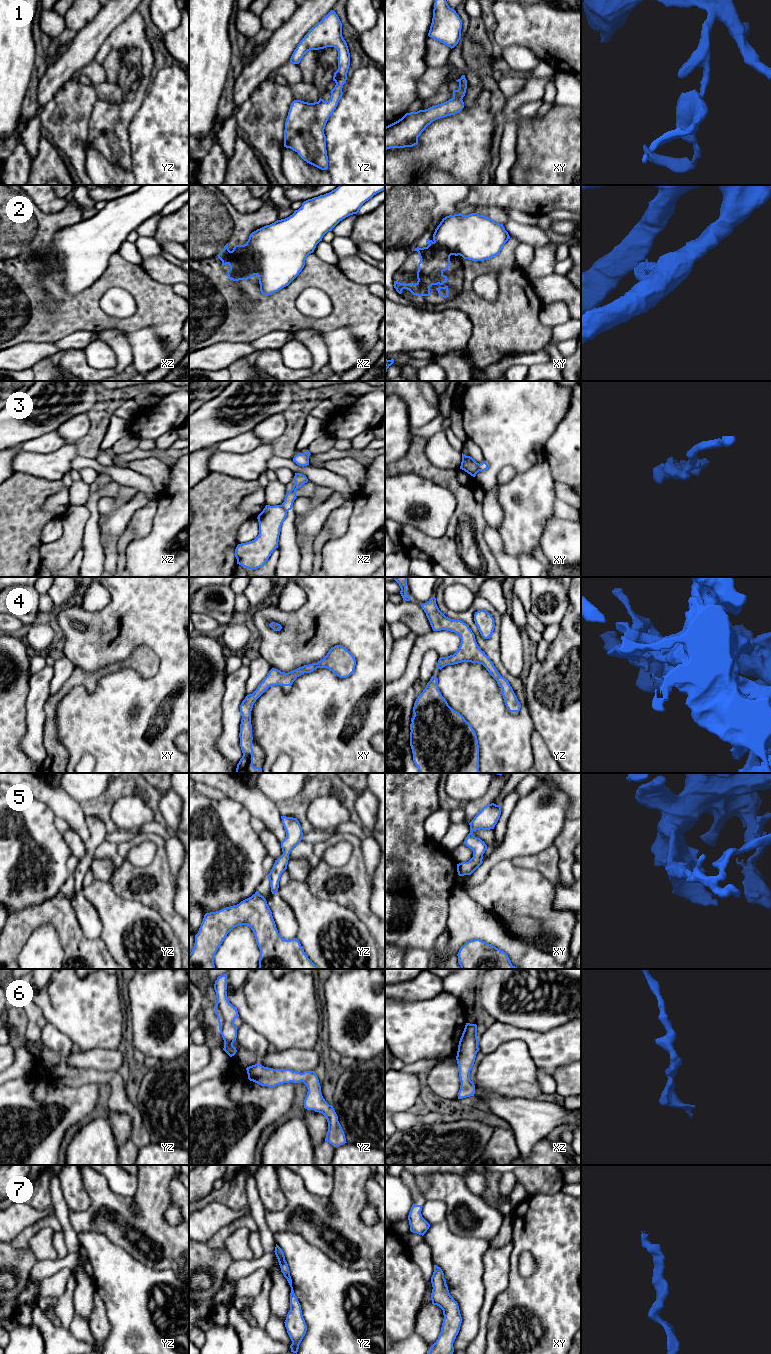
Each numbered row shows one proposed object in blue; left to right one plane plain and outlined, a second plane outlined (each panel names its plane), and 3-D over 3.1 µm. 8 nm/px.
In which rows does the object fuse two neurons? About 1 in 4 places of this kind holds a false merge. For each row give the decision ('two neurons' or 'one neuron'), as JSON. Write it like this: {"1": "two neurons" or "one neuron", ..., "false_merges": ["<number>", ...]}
{"1": "one neuron", "2": "two neurons", "3": "two neurons", "4": "one neuron", "5": "one neuron", "6": "one neuron", "7": "one neuron", "false_merges": ["2", "3"]}

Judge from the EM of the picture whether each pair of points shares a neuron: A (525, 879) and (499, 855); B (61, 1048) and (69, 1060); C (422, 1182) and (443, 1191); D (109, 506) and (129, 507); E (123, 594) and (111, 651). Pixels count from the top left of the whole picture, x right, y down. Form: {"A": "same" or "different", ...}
{"A": "different", "B": "different", "C": "same", "D": "same", "E": "same"}

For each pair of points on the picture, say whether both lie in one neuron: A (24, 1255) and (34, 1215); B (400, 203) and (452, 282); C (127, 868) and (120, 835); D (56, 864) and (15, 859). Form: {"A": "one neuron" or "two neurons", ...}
{"A": "two neurons", "B": "one neuron", "C": "two neurons", "D": "one neuron"}

